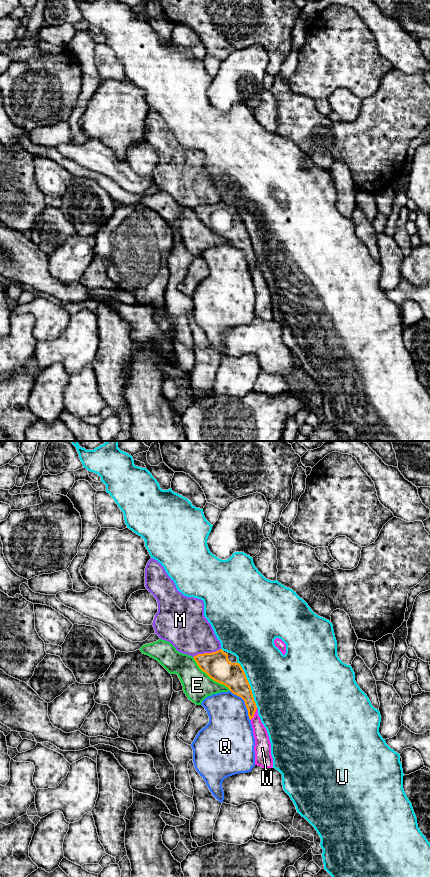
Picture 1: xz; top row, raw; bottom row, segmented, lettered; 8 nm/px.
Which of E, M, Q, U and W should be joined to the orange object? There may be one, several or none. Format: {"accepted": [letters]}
{"accepted": []}

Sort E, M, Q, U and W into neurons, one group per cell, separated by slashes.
E / M / Q / U / W

